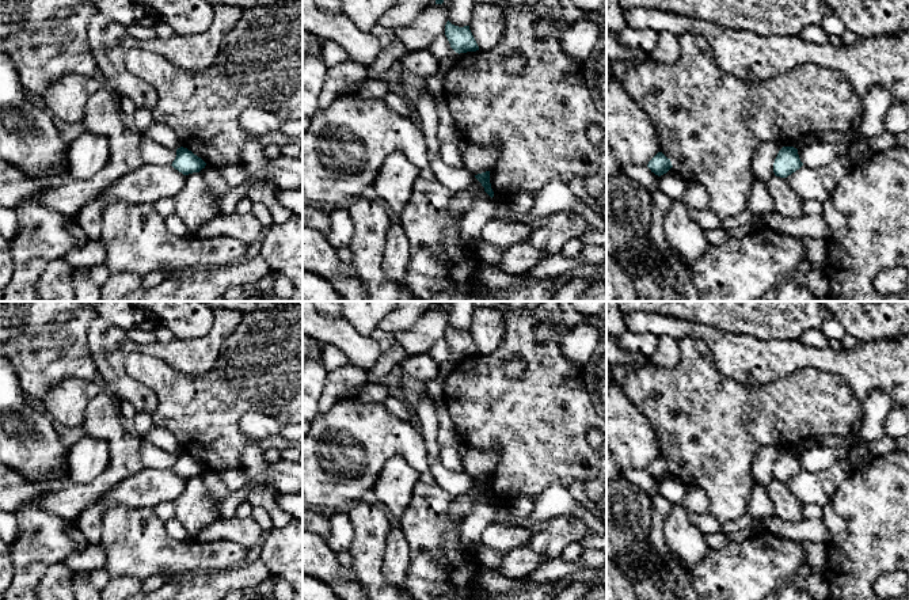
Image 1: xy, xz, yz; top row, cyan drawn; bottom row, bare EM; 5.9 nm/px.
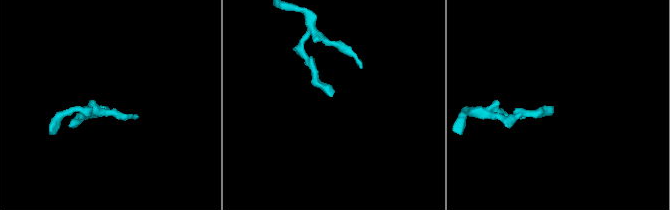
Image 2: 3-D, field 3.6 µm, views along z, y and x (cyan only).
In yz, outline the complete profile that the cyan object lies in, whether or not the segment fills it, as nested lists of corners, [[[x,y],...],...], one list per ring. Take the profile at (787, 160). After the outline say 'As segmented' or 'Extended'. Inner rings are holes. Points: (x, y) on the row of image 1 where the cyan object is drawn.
[[[783,147],[775,159],[773,172],[776,176],[787,178],[802,166],[803,163],[799,159],[798,149],[794,147]]]. As segmented

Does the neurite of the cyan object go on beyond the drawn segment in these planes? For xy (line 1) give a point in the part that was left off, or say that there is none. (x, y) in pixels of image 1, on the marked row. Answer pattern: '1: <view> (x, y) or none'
1: none

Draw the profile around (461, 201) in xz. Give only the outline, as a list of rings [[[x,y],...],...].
[[[473,178],[473,189],[469,191],[456,191],[449,204],[448,219],[452,221],[460,220],[461,216],[472,206],[475,193],[484,190],[482,183]]]

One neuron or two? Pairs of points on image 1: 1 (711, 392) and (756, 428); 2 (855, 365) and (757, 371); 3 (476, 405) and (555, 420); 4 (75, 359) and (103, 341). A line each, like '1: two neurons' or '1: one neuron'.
1: one neuron
2: one neuron
3: one neuron
4: two neurons

